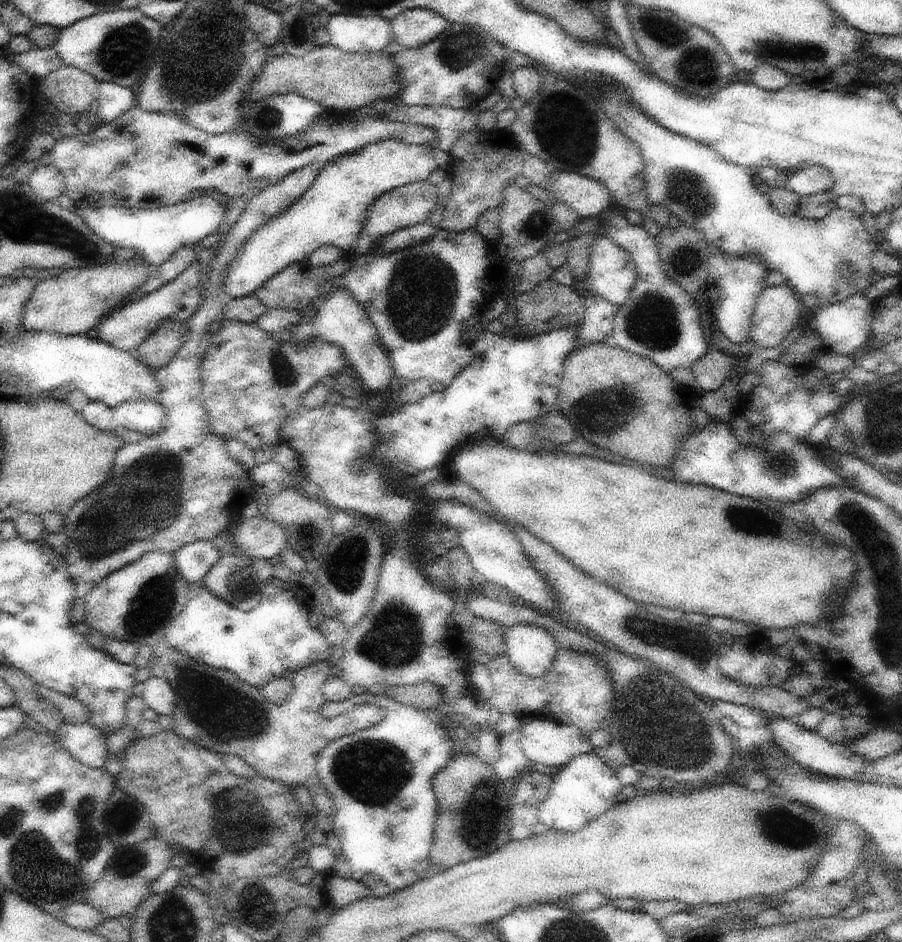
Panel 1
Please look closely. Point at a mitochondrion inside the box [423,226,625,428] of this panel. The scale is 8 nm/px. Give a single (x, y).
(446, 273)

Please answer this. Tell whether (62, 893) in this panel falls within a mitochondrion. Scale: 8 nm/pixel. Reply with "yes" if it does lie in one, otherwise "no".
no

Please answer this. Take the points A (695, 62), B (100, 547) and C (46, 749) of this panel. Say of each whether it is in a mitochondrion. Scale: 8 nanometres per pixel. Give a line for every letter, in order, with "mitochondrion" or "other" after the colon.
A: mitochondrion
B: mitochondrion
C: other

